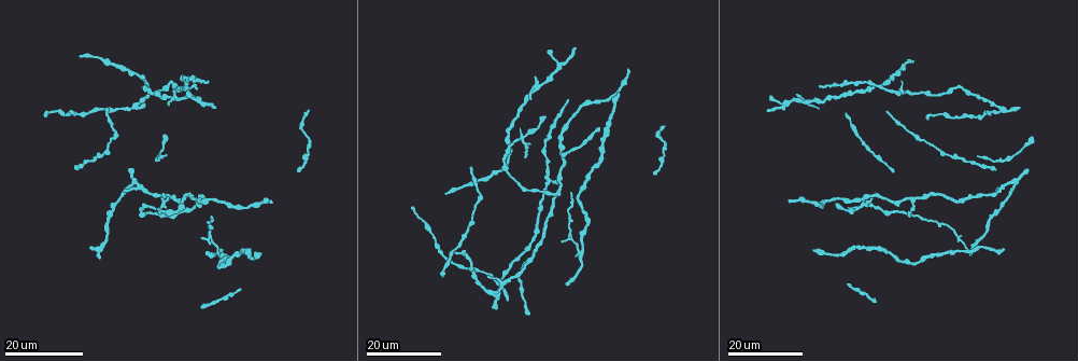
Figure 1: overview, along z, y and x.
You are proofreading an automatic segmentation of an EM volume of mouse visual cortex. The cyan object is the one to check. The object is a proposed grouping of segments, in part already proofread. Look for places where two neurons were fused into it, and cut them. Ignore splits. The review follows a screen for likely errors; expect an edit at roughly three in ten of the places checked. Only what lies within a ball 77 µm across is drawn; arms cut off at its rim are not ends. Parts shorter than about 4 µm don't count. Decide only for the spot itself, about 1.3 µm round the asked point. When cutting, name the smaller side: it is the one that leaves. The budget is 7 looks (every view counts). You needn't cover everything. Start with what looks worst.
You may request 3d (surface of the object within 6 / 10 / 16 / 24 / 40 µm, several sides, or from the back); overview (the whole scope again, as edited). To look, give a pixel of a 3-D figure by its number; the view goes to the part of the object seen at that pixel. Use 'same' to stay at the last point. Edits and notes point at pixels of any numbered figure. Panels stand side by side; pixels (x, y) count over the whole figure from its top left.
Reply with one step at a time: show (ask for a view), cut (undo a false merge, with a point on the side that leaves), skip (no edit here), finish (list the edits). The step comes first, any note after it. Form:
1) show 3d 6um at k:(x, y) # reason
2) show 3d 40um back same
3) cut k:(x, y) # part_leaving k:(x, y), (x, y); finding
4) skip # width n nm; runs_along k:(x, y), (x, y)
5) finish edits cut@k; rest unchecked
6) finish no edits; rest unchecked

show 3d 24um at 1:(156, 160)

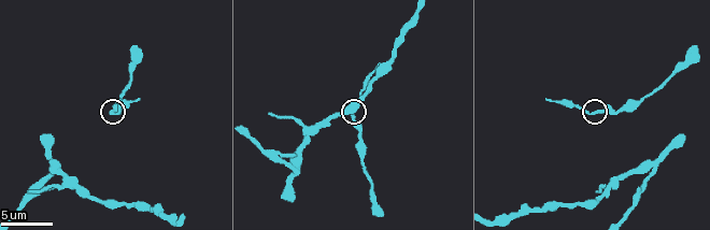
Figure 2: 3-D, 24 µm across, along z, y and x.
show 3d 6um at 2:(596, 111)

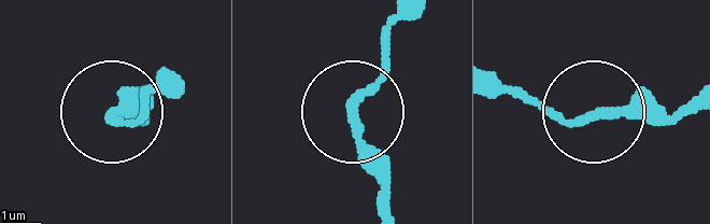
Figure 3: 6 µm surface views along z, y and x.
skip # width 210 nm; runs_along 3:(692, 100), (569, 121), (497, 89); continuous, no second neuron

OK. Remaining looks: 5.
show 3d 16um at 1:(857, 207) # four or more arms meet

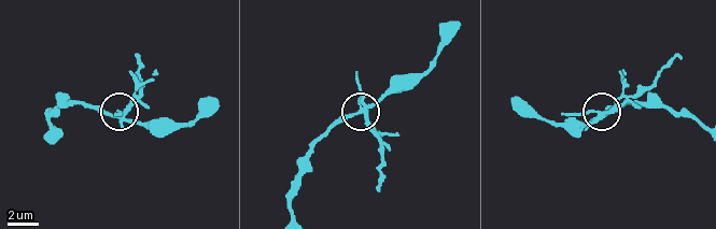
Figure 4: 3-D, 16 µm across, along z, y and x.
show 3d 10um at 4:(361, 111)

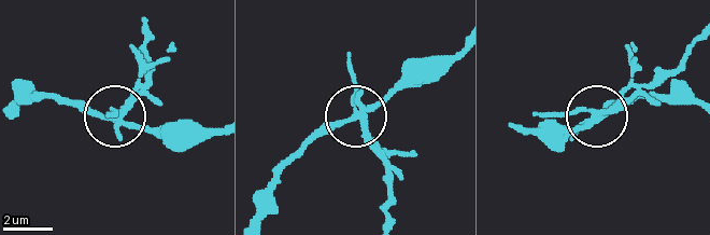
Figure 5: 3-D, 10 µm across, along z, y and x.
skip # arms 5; continuous, no second neuron

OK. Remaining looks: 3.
show 3d 16um at 1:(538, 87) # three-way junction

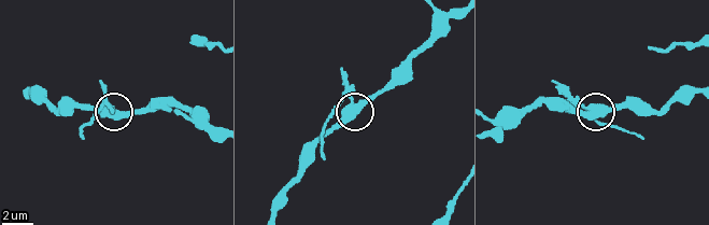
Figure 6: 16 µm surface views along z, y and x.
show 3d 6um at 6:(345, 109) # zoom in

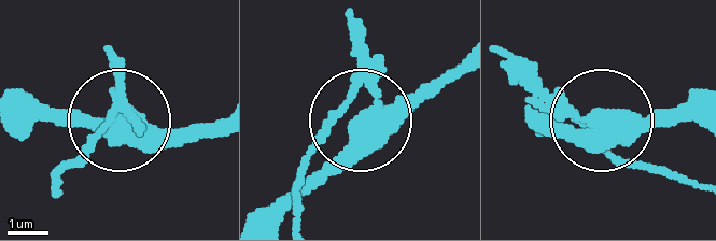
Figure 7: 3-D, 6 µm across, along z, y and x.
cut 7:(124, 84) # arms 3; part_leaving 7:(373, 100), (355, 93), (314, 144), (300, 216); a second neuron is stuck on

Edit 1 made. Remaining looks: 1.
show 3d 10um at 2:(71, 187) # four or more arms meet

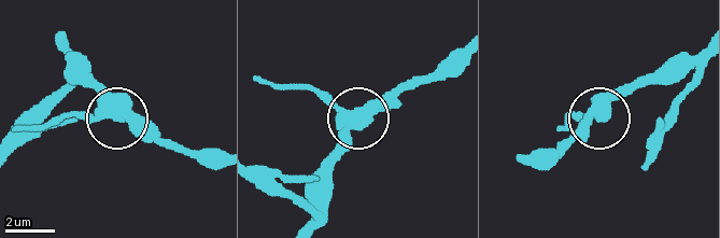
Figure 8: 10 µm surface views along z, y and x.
skip # all the same neuron

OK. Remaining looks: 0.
finish edits cut@7; rest unchecked

